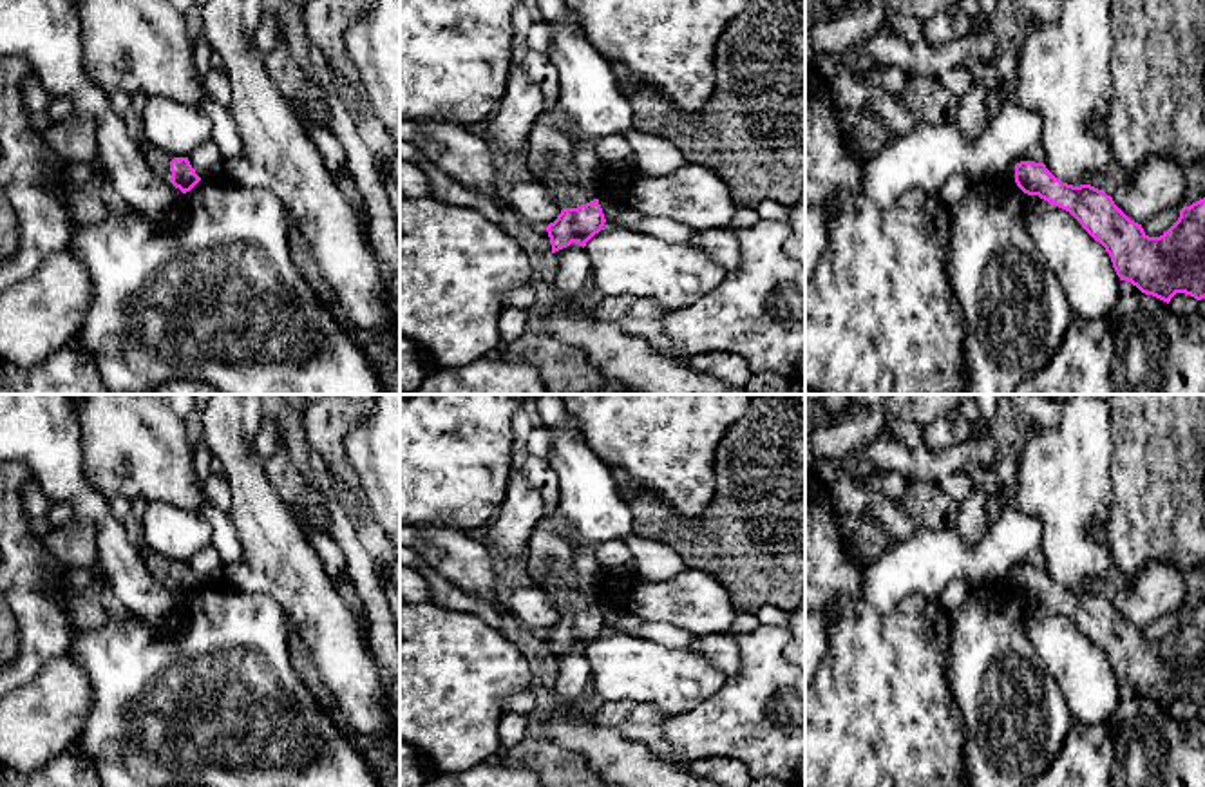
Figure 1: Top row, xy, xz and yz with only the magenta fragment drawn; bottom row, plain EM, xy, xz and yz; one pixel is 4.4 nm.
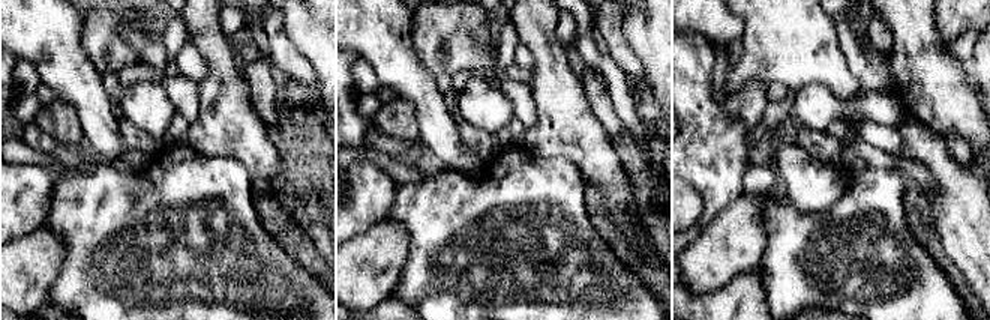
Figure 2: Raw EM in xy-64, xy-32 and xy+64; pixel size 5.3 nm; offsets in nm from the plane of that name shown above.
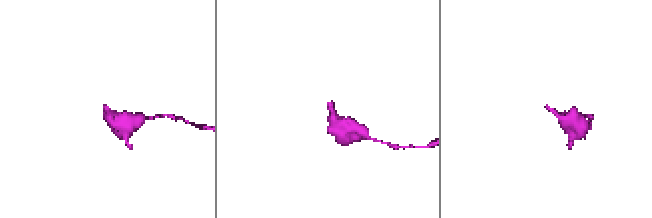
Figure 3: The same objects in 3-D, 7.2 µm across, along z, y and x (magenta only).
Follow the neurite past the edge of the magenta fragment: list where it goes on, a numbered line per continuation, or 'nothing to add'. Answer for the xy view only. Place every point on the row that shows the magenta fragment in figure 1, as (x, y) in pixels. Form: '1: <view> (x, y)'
1: xy (158, 161)

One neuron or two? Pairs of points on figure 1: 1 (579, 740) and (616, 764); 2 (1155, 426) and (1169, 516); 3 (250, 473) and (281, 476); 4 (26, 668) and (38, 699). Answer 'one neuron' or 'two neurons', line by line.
1: one neuron
2: one neuron
3: two neurons
4: two neurons

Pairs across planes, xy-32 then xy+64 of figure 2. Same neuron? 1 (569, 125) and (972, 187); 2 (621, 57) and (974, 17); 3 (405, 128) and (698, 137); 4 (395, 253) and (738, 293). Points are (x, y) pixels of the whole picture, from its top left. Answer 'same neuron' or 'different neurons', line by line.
1: same neuron
2: same neuron
3: different neurons
4: different neurons

